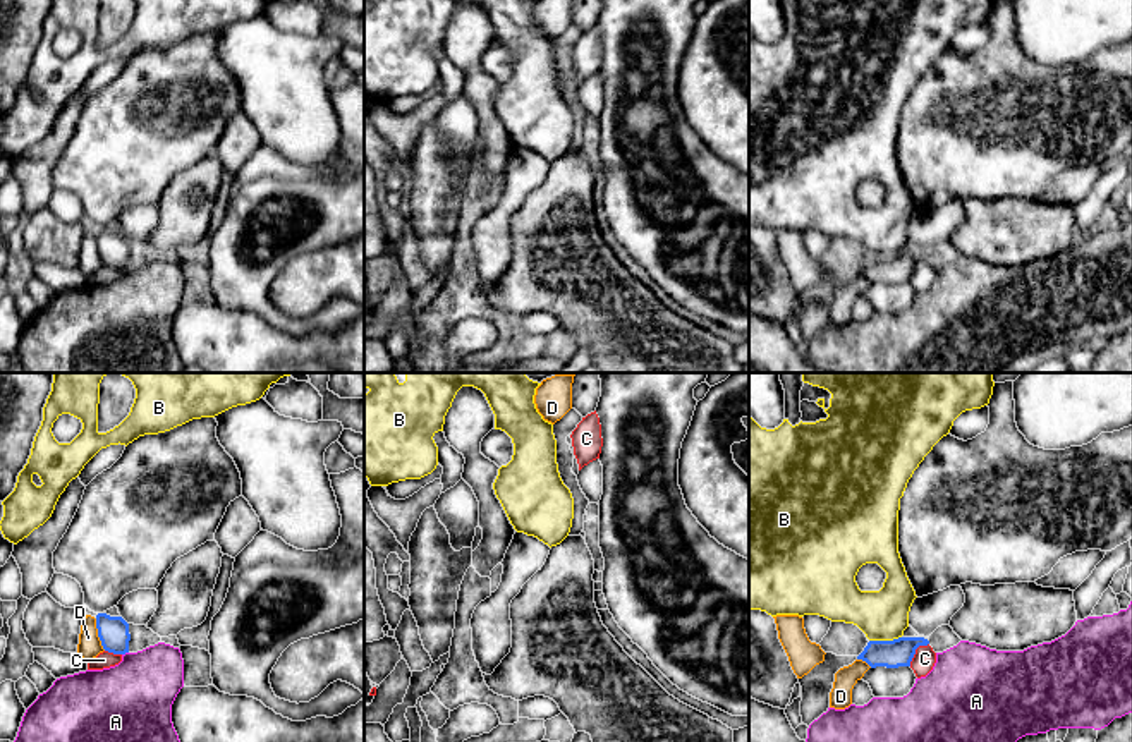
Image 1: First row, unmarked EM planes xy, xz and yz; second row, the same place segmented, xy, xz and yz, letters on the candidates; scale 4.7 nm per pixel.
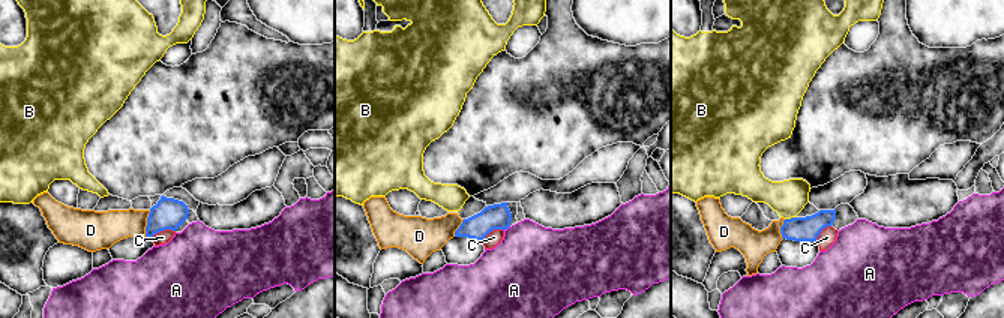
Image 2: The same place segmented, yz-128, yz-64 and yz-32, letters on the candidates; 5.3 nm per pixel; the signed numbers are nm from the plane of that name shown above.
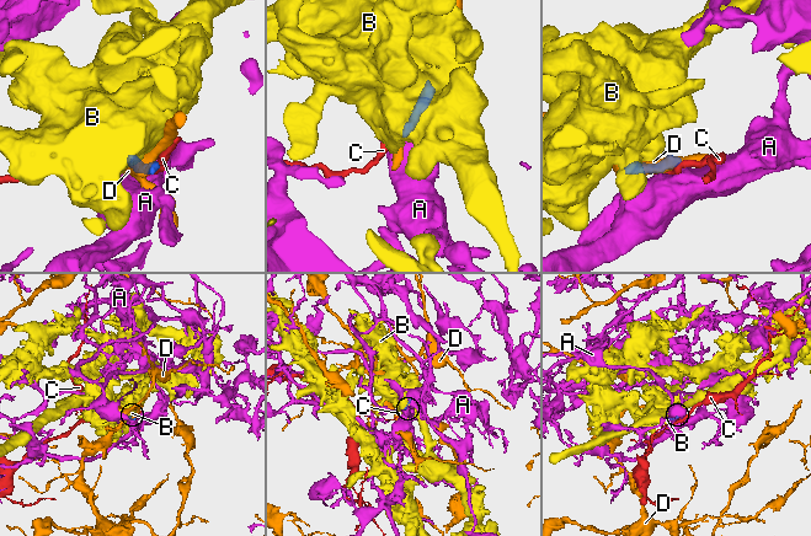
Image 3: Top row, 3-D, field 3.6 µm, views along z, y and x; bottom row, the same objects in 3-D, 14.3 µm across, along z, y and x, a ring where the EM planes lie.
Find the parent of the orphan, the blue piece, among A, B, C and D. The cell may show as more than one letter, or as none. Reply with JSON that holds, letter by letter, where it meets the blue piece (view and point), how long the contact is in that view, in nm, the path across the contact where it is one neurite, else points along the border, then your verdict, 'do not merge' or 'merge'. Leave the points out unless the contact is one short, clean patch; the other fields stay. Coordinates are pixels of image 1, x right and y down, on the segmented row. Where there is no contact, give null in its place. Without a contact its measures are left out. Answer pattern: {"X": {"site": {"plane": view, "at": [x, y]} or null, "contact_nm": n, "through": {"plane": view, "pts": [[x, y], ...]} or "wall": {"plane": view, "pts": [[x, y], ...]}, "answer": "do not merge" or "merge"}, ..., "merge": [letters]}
{"A": {"site": {"plane": "xy", "at": [124, 653]}, "contact_nm": 40, "wall": {"plane": "xy", "pts": [[127, 651], [122, 655]]}, "answer": "do not merge"}, "B": {"site": {"plane": "yz", "at": [885, 641]}, "contact_nm": 150, "answer": "do not merge"}, "C": {"site": {"plane": "yz", "at": [914, 651]}, "contact_nm": 140, "answer": "do not merge"}, "D": {"site": {"plane": "xy", "at": [98, 634]}, "contact_nm": 160, "answer": "do not merge"}, "merge": []}

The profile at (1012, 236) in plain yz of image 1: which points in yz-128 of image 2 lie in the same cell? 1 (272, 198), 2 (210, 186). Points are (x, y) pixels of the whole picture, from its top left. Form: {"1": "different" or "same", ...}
{"1": "same", "2": "different"}

